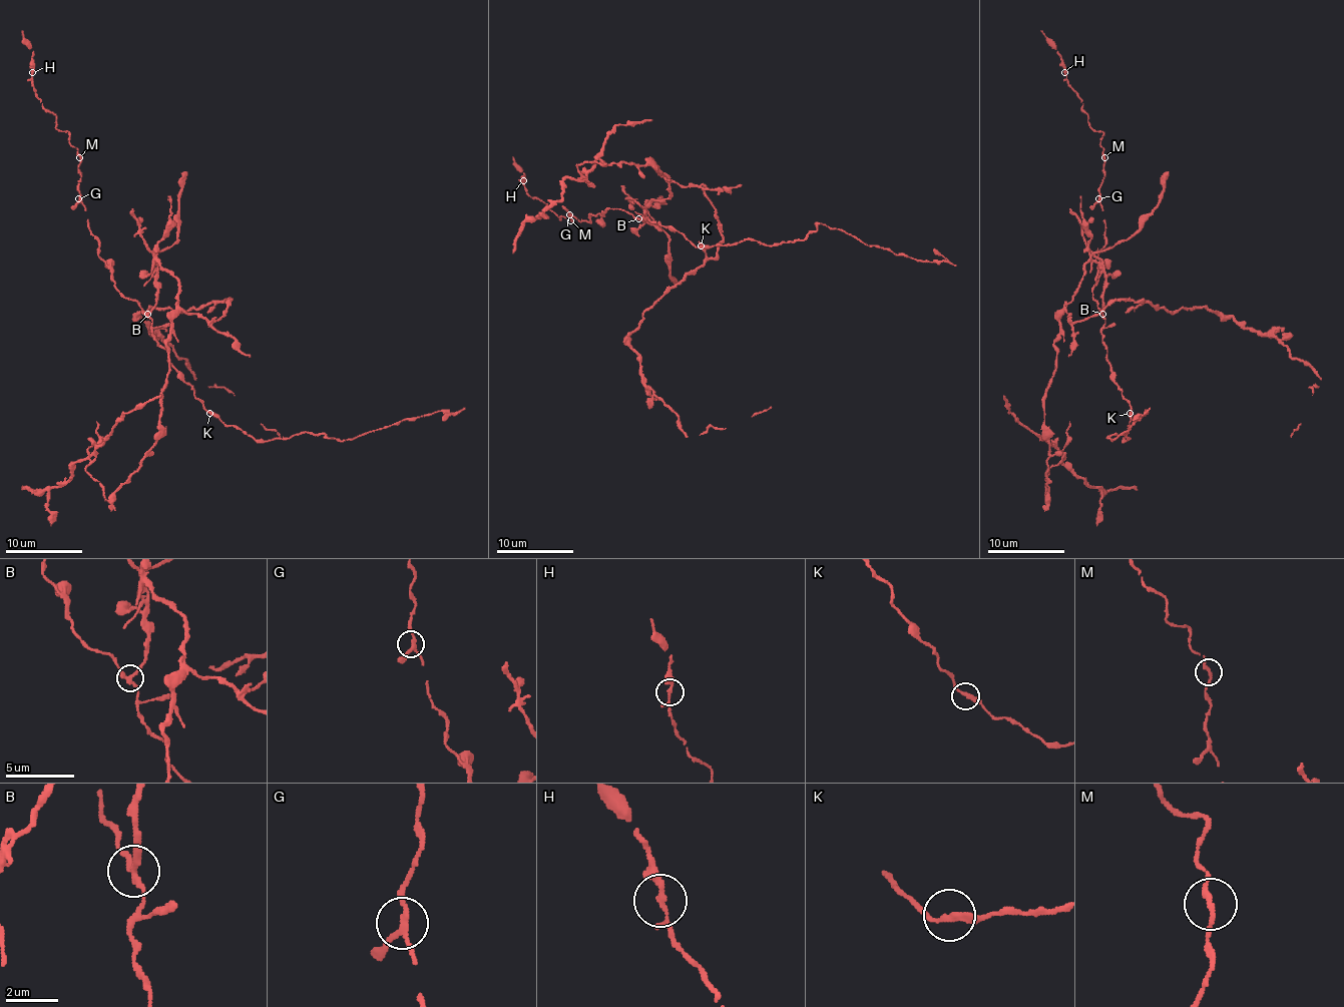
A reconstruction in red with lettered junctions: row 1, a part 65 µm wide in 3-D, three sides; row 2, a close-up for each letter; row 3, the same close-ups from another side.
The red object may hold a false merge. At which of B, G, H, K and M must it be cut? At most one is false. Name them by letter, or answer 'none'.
B

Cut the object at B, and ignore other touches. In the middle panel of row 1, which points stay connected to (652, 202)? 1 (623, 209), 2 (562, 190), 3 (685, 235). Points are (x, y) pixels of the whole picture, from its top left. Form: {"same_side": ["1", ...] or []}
{"same_side": ["2"]}

